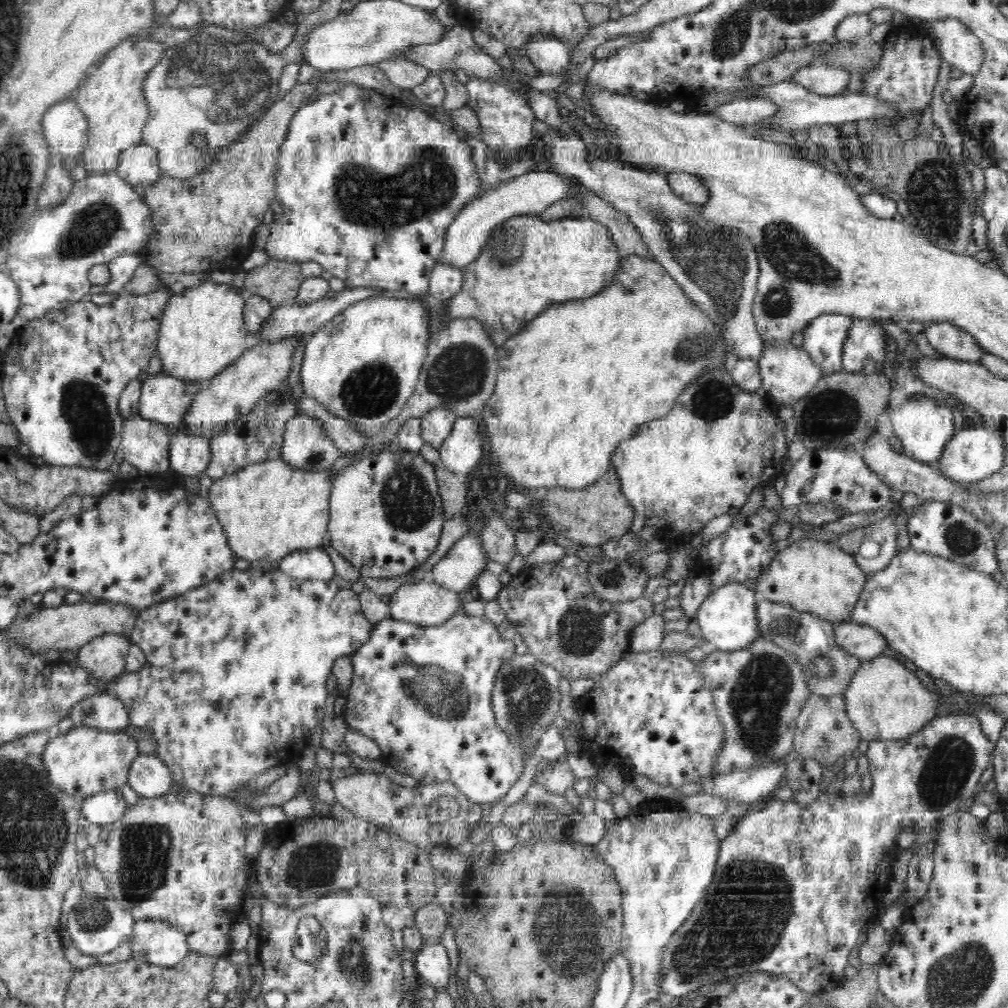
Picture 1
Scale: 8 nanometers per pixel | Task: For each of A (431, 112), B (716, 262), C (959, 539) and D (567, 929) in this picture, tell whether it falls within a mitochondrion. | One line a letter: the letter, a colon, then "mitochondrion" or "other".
A: other
B: mitochondrion
C: mitochondrion
D: mitochondrion

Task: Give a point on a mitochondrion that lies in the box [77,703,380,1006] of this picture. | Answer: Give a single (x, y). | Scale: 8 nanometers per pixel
(145, 850)

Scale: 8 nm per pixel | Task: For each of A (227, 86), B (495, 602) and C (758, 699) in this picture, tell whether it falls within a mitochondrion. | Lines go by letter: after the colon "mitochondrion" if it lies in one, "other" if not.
A: mitochondrion
B: other
C: mitochondrion

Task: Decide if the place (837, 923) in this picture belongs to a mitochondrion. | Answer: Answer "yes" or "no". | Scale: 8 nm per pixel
no

